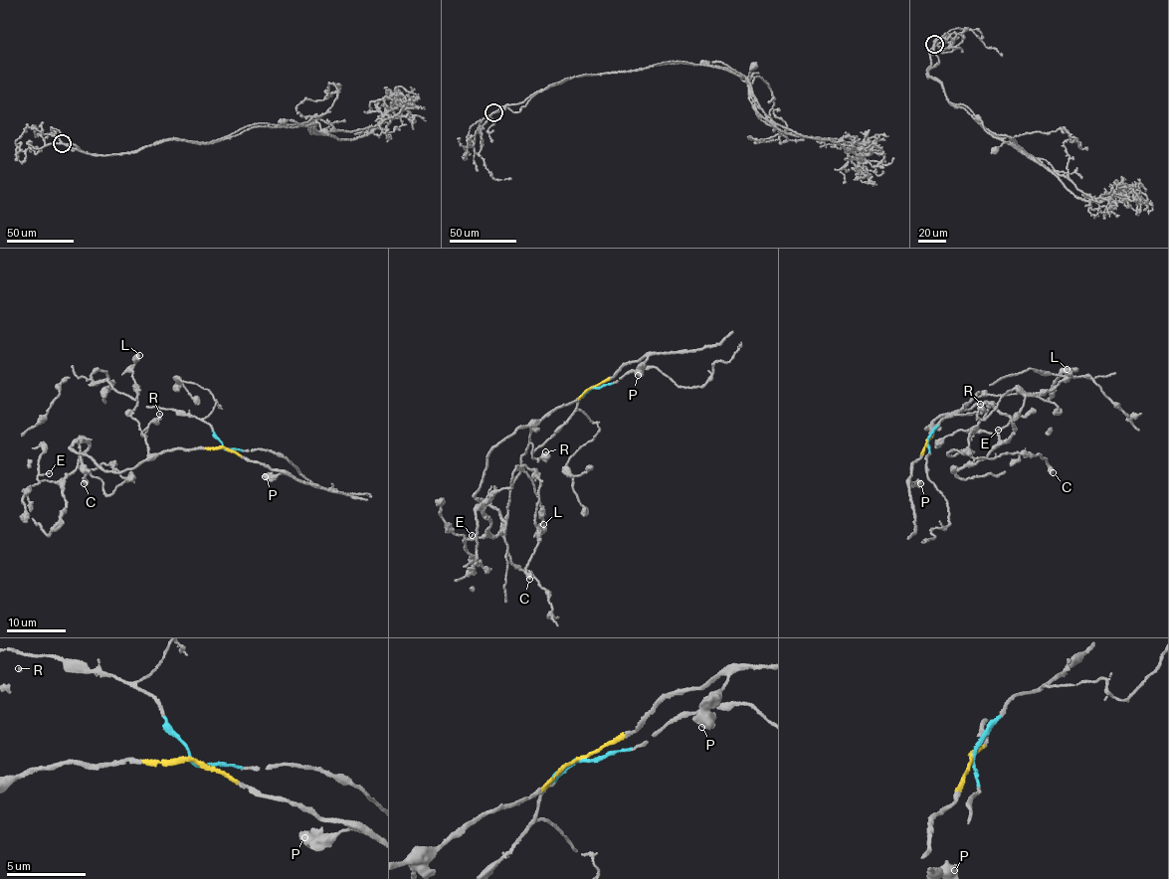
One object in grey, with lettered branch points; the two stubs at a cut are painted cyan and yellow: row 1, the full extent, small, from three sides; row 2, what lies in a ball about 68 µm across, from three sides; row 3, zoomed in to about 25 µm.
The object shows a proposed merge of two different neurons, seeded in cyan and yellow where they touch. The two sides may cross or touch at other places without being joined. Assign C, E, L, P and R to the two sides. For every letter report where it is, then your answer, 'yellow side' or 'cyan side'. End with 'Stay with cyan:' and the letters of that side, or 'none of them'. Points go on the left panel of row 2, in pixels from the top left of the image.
C: place (84, 483); yellow side
E: place (49, 473); yellow side
L: place (139, 355); yellow side
P: place (265, 476); yellow side
R: place (159, 414); yellow side
Stay with cyan: none of them

